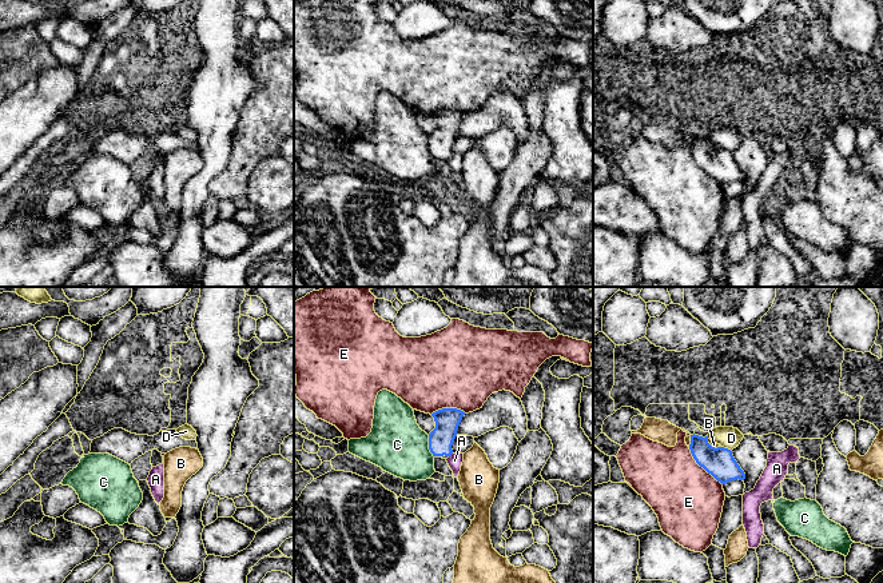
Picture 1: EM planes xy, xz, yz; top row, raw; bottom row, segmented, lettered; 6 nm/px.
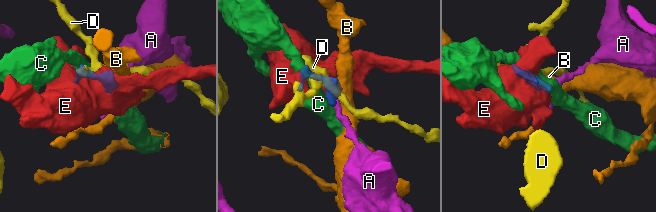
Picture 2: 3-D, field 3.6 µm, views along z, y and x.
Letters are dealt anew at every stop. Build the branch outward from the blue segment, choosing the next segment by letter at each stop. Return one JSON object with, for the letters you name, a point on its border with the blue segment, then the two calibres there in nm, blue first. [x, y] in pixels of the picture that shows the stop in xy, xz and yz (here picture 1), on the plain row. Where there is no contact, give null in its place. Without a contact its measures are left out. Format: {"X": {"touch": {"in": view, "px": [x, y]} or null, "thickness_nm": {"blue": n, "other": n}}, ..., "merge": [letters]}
{"merge": []}

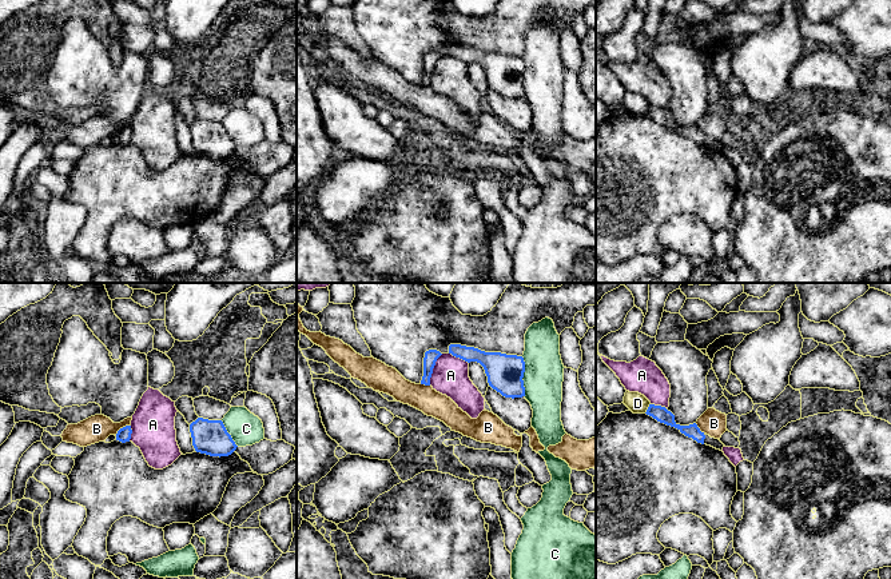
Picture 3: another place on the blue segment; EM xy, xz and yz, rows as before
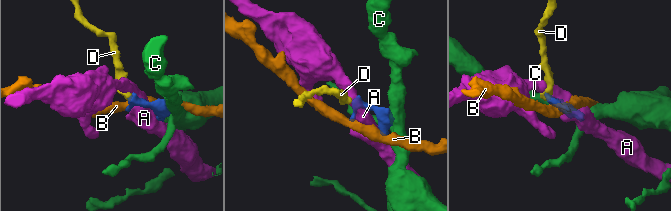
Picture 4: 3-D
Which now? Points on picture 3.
{"merge": []}

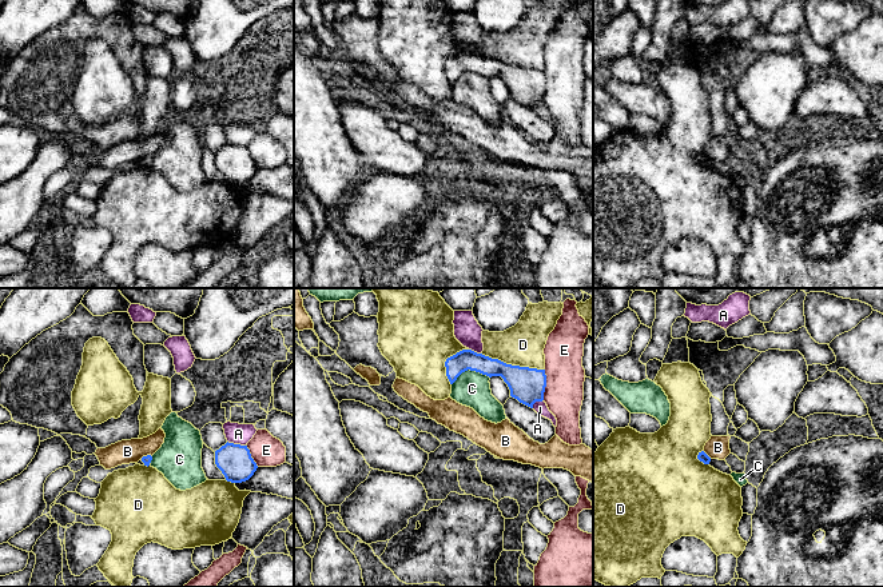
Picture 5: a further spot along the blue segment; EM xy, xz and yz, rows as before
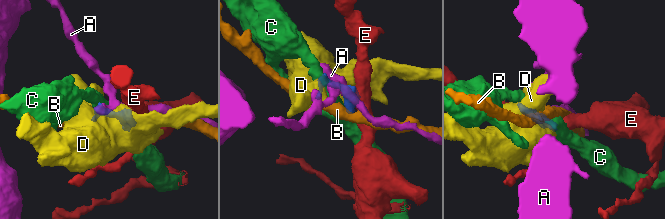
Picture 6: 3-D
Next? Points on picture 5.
{"merge": []}

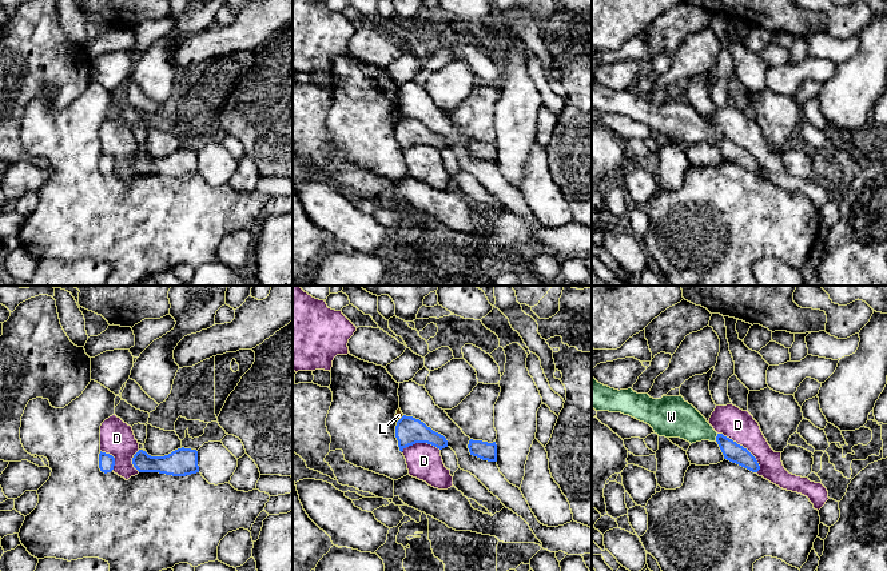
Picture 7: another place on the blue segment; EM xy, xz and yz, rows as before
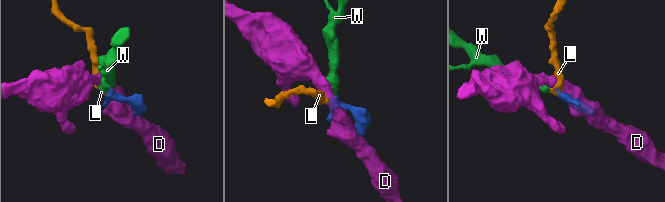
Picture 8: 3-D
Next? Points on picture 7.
{"W": {"touch": {"in": "yz", "px": [716, 138]}, "thickness_nm": {"blue": 120, "other": 220}}, "merge": ["W"]}

